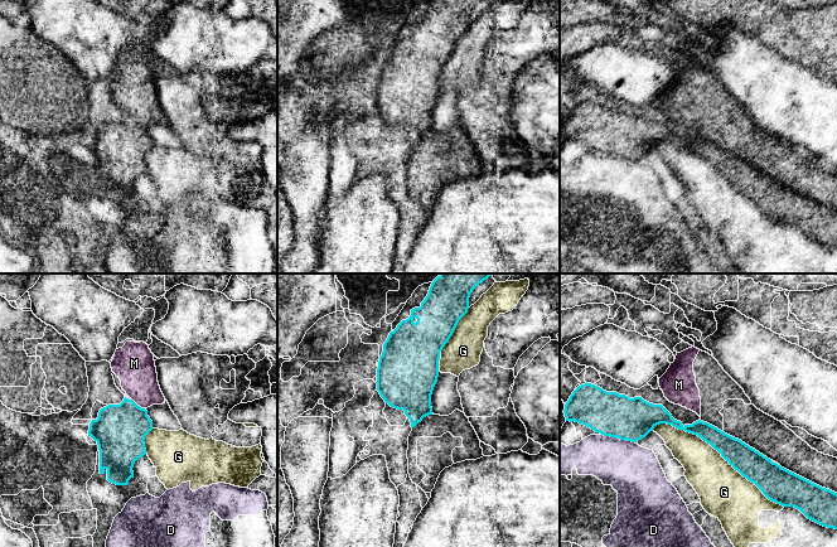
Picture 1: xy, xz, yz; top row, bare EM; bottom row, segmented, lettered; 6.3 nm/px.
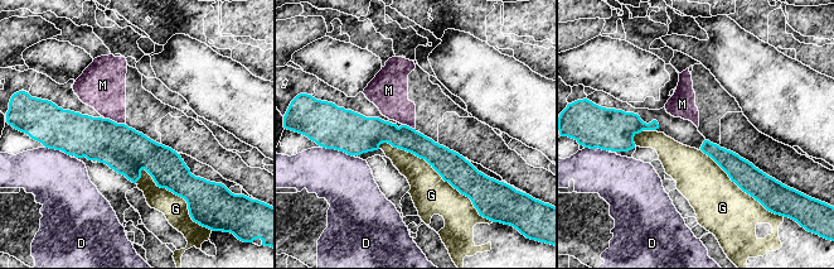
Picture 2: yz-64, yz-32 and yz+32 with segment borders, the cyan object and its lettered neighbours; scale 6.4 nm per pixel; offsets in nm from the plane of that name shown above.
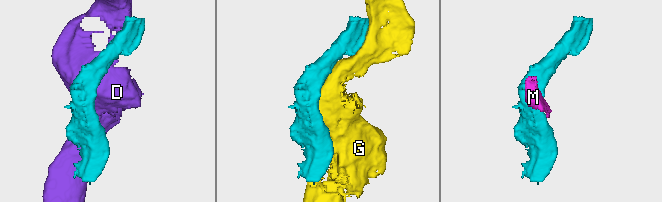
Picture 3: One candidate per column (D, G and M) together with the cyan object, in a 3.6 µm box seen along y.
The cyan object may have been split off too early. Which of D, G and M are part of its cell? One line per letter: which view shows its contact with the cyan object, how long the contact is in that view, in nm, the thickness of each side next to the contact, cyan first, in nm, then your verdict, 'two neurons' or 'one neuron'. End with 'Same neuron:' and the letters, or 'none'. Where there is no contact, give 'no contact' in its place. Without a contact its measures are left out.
D: yz | 220 nm | 280/340 nm | two neurons
G: yz | 1000 nm | 190/300 nm | two neurons
M: xy | 110 nm | 320/260 nm | two neurons
Same neuron: none

